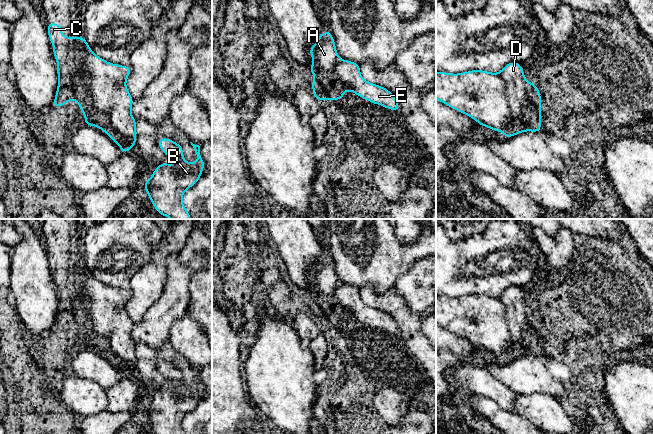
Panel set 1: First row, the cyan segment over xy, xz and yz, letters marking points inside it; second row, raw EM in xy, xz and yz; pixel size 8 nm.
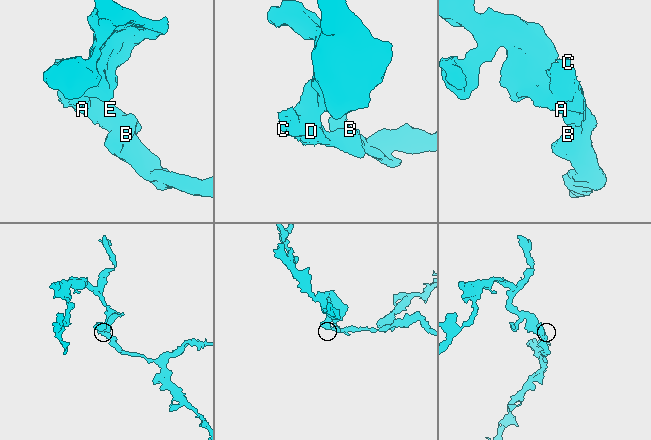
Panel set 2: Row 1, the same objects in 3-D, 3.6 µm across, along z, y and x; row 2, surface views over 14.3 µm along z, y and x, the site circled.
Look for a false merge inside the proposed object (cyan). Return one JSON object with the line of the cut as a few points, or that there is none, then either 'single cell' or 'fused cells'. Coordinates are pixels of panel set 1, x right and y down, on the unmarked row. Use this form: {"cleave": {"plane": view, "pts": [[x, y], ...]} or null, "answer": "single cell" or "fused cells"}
{"cleave": {"plane": "yz", "pts": [[497, 298], [504, 306], [510, 342], [510, 347], [503, 354]]}, "answer": "fused cells"}

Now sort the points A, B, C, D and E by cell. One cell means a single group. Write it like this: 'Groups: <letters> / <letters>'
Groups: A / B C D E

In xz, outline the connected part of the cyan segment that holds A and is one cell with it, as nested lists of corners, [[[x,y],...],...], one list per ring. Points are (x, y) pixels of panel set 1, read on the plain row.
[[[326,253],[326,255],[315,264],[318,268],[313,268],[309,272],[314,289],[318,293],[331,295],[339,285],[339,280],[331,256]]]

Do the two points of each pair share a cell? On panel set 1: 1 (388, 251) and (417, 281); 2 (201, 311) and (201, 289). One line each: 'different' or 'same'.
1: different
2: same

